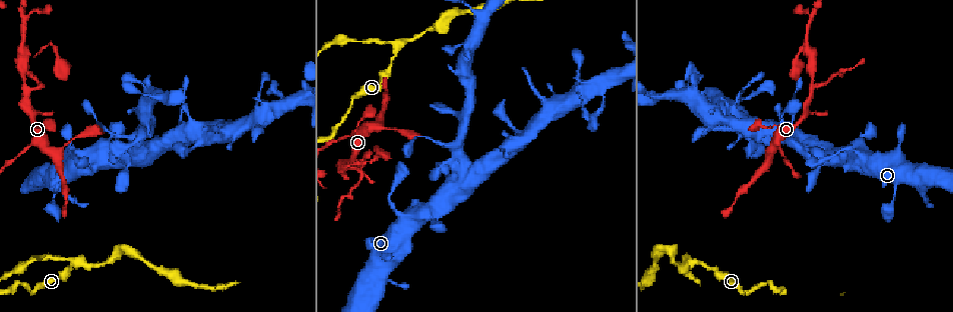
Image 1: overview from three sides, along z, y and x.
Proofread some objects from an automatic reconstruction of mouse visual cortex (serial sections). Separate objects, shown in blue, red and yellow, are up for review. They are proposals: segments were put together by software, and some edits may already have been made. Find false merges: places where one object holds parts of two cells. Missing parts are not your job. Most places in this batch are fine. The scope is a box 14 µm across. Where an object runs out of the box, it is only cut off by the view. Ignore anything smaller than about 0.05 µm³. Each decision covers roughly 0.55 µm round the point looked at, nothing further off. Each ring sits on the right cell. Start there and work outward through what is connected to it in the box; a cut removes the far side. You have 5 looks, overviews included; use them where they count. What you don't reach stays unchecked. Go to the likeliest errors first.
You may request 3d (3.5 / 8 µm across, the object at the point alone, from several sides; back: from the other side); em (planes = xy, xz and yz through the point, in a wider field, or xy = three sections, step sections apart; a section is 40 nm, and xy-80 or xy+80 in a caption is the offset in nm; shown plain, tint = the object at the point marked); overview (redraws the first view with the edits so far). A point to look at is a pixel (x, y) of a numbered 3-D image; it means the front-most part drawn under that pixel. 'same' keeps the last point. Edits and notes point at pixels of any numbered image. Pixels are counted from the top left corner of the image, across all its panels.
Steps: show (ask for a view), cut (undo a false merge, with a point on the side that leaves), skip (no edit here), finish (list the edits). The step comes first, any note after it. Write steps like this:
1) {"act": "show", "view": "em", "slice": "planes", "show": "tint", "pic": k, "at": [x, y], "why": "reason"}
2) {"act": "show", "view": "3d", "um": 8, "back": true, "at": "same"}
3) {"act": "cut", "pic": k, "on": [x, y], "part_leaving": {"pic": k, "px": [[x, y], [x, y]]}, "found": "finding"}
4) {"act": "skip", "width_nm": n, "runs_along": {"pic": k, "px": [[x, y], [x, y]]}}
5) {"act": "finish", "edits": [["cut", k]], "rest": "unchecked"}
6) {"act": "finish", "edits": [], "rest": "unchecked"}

{"act": "show", "view": "3d", "um": 3.5, "pic": 1, "at": [27, 90], "why": "sharp bend"}

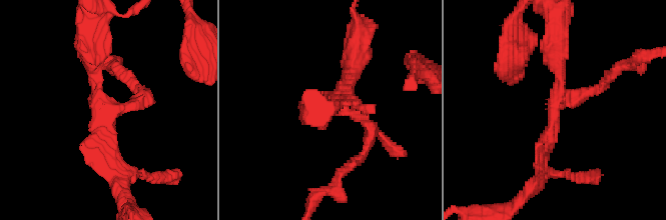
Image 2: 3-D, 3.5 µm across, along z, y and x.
{"act": "show", "view": "em", "slice": "planes", "show": "tint", "pic": 2, "at": [554, 106], "arms": 3, "arm_widths_nm": [200, 200, 300], "why": "shape alone is not enough"}

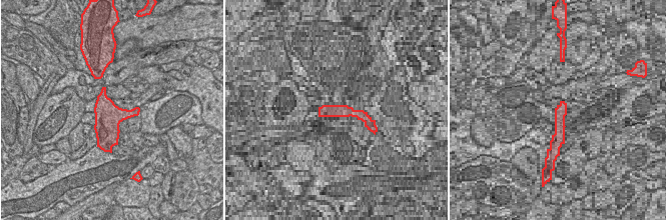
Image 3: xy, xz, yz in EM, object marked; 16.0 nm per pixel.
{"act": "skip", "runs_along": {"pic": 2, "px": [[114, 171], [102, 155], [89, 42]]}, "found": "one cell here"}

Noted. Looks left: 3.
{"act": "show", "view": "3d", "um": 3.5, "pic": 1, "at": [21, 16], "why": "three arms meet"}

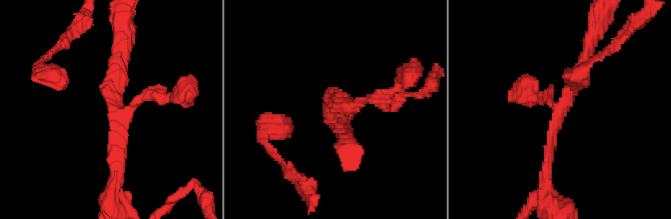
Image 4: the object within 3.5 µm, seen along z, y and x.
{"act": "show", "view": "em", "slice": "xy", "step": 1, "show": "tint", "pic": 4, "at": [342, 107], "arms": 3, "arm_widths_nm": [150, 150, 150]}

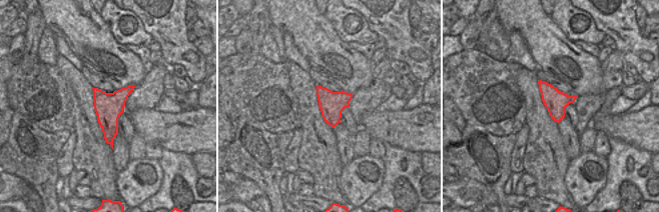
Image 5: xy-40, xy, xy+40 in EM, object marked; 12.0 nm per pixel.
{"act": "skip", "width_nm": 300, "runs_along": {"pic": 4, "px": [[114, 183], [117, 116], [145, 94], [173, 97]]}, "found": "continuous, no second cell"}

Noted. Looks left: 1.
{"act": "finish", "edits": [], "rest": "unchecked"}

